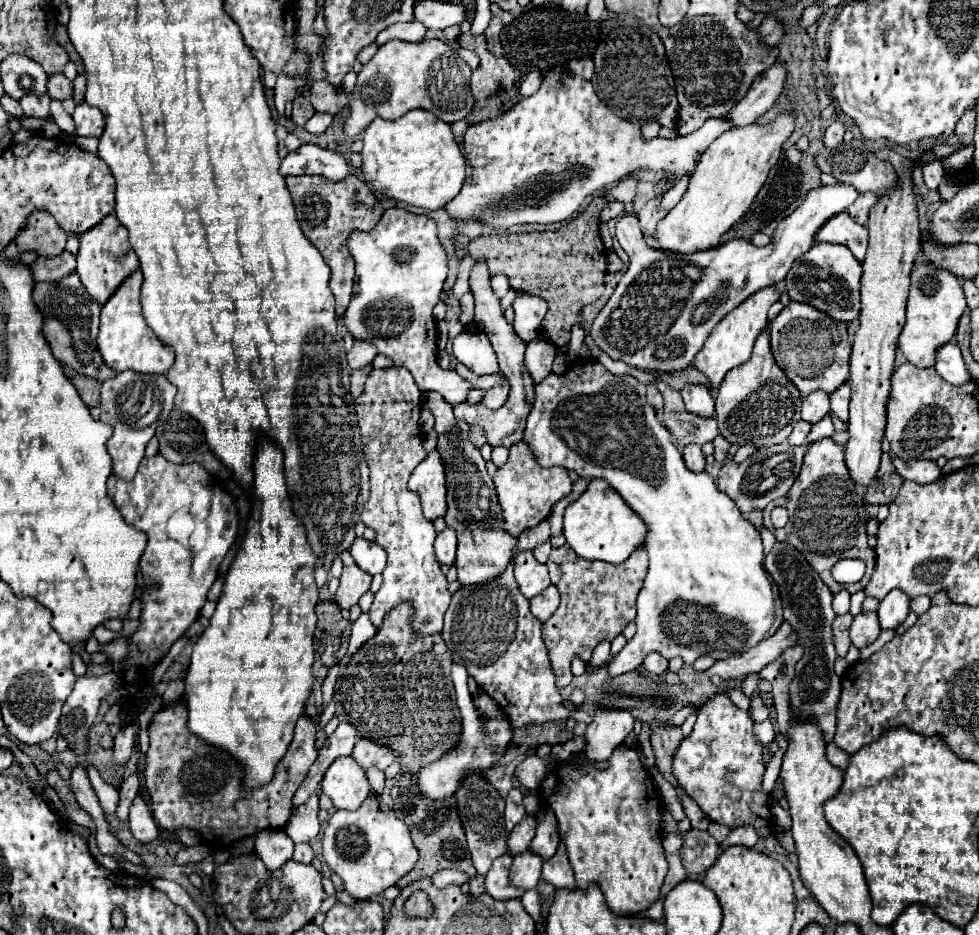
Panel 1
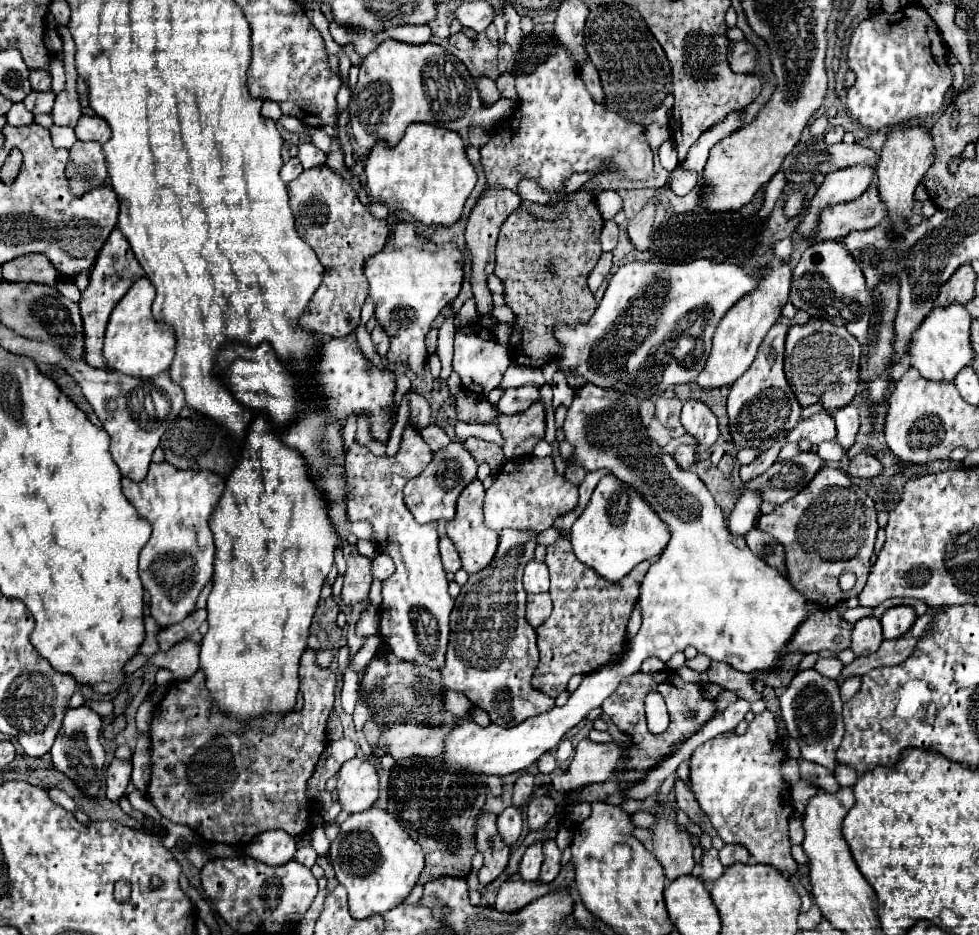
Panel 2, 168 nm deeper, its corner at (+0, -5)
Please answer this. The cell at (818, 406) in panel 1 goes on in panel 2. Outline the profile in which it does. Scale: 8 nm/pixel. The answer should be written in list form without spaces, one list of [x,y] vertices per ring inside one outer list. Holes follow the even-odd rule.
[[[824,411],[824,413],[816,413],[806,421],[800,421],[788,435],[786,441],[796,443],[800,439],[808,439],[812,445],[820,445],[824,441],[832,441],[836,439],[836,427],[834,427],[834,417]]]

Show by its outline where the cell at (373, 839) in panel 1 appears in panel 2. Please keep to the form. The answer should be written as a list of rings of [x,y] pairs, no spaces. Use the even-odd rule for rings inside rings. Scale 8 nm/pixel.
[[[378,807],[350,815],[340,825],[340,833],[330,847],[330,861],[338,883],[348,891],[348,907],[354,919],[382,915],[400,905],[424,869],[424,853],[418,843],[392,815]]]

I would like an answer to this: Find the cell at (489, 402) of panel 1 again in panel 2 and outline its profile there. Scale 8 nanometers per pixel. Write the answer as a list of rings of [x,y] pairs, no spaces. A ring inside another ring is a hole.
[[[526,383],[522,387],[512,387],[506,389],[500,403],[498,403],[498,411],[512,415],[512,413],[522,413],[528,407],[532,407],[536,401],[542,401],[540,397],[540,385],[534,383]]]

